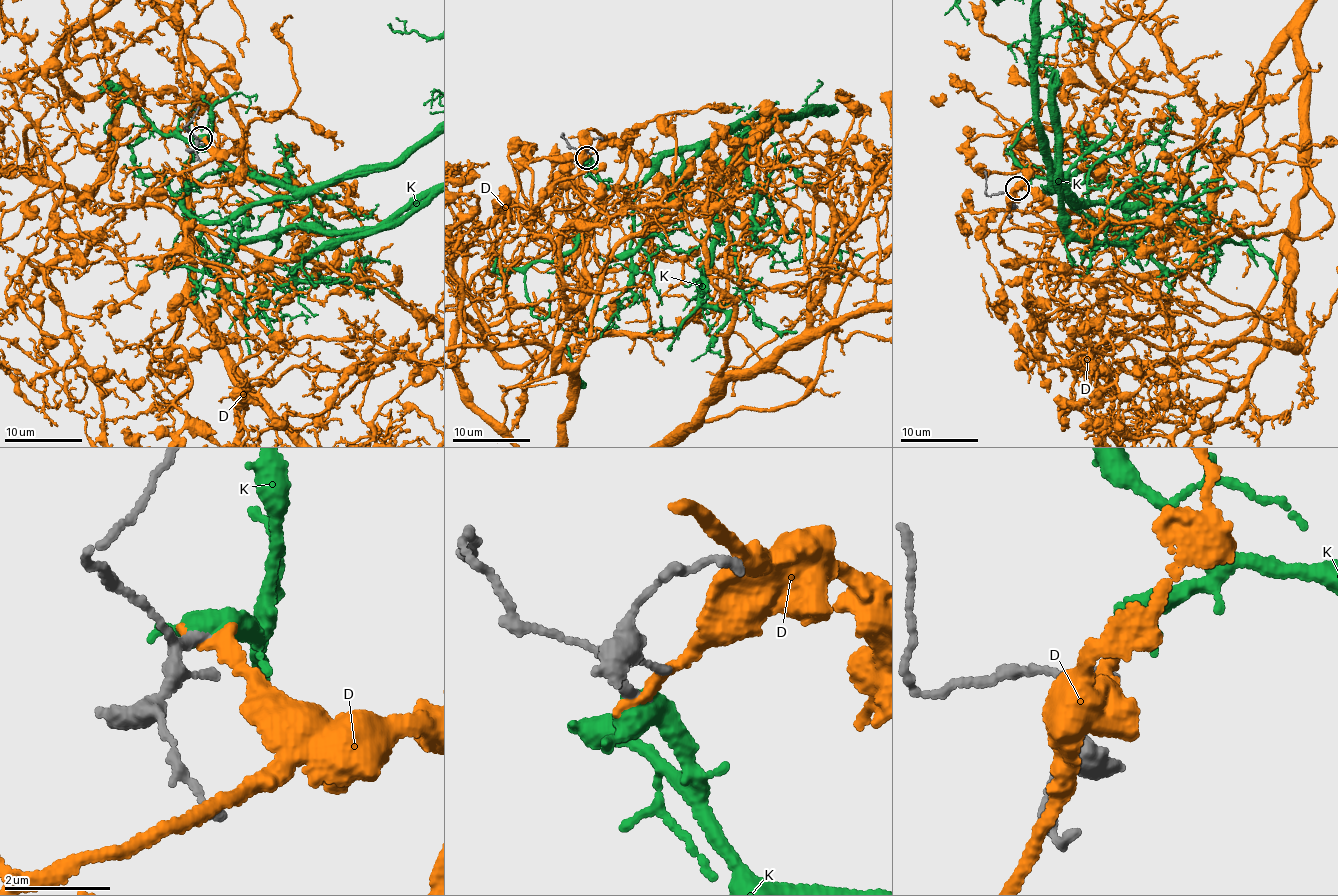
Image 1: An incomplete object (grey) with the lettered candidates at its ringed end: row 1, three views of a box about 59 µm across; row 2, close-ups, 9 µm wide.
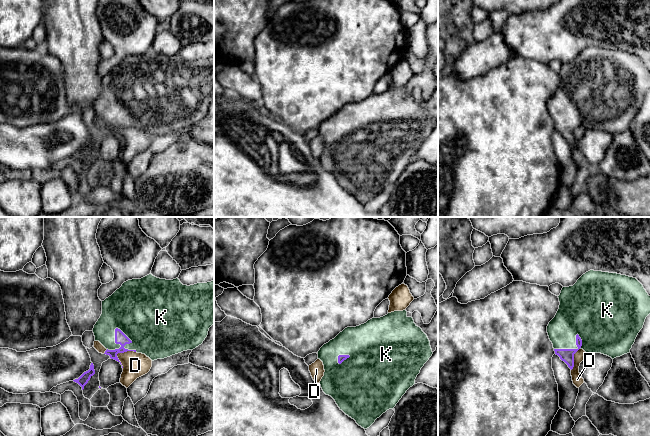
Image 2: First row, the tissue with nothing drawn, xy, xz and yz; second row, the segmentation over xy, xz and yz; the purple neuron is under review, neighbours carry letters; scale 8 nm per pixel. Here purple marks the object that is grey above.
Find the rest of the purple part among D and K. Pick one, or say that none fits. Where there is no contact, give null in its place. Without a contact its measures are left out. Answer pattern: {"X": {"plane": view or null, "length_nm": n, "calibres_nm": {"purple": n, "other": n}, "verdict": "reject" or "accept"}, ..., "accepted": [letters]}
{"D": {"plane": "xy", "length_nm": 170, "calibres_nm": {"purple": 100, "other": 200}, "verdict": "reject"}, "K": {"plane": "xy", "length_nm": 260, "calibres_nm": {"purple": 100, "other": 440}, "verdict": "accept"}, "accepted": ["K"]}

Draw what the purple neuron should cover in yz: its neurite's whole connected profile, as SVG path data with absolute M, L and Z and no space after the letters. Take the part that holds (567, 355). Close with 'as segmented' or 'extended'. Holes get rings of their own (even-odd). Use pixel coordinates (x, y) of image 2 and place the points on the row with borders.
M590 270L583 274L573 286L563 287L559 298L559 309L547 326L547 333L555 354L572 370L574 354L583 349L586 353L601 353L612 359L630 352L635 339L650 314L650 296L643 285L633 277L617 273Z; extended

